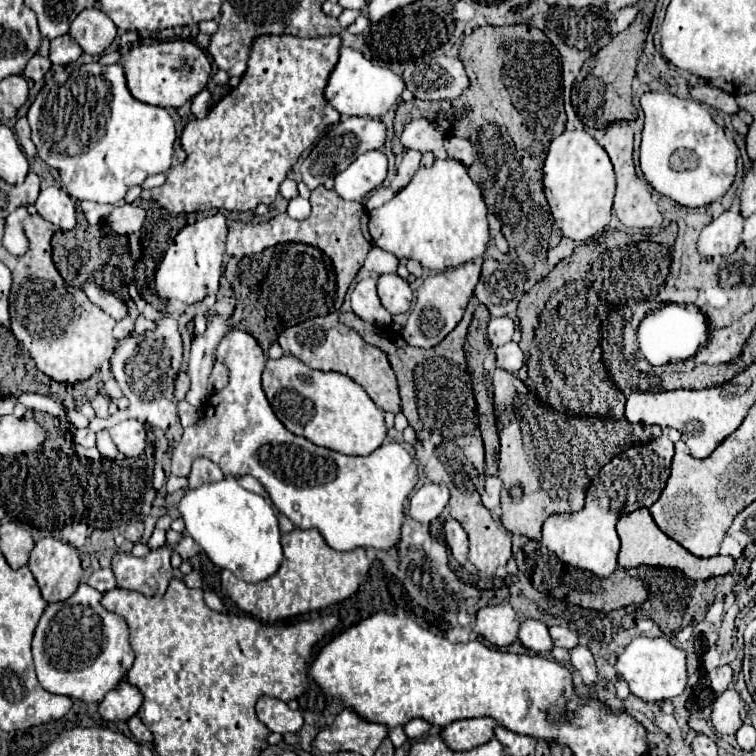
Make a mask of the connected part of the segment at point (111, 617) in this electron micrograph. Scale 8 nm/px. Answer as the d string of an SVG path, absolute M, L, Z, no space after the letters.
M81 584L65 602L49 604L33 638L35 672L45 690L73 700L101 702L133 666L127 622L101 606L101 592Z

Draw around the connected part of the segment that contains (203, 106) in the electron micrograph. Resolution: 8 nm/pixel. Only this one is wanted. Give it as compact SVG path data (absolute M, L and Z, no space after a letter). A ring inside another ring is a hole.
M205 88L205 90L201 90L195 98L193 98L193 106L191 106L191 112L197 116L197 118L203 118L205 114L207 114L207 102L209 102L209 98L211 98L211 92Z

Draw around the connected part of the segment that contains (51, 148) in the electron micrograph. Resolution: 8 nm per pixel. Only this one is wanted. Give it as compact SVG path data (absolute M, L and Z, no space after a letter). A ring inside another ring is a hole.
M89 62L89 64L73 64L73 66L67 66L67 68L61 68L53 74L53 80L47 82L43 86L43 90L37 94L35 102L31 104L29 108L29 124L31 124L31 138L37 146L37 154L41 156L41 160L45 160L49 166L57 168L59 174L61 174L61 184L65 186L67 194L75 200L91 200L91 202L97 202L97 204L115 204L119 200L125 198L127 190L131 186L137 186L137 184L143 184L143 180L151 174L159 174L159 172L167 172L169 166L171 166L171 158L173 158L173 142L177 138L175 134L175 122L173 118L169 116L169 112L165 108L159 108L159 106L151 106L151 104L145 104L145 102L139 102L131 96L129 88L127 88L127 80L125 80L125 72L123 72L123 66L121 64L111 64L111 66L103 66L99 62Z

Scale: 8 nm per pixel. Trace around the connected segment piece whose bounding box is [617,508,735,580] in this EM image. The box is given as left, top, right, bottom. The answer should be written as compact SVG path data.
M639 508L631 514L625 514L617 522L617 534L621 538L621 552L619 552L619 566L631 570L637 566L663 566L663 568L677 568L685 572L687 578L693 580L707 580L715 576L729 574L735 566L735 560L731 556L713 556L713 558L699 558L693 556L689 550L685 550L681 544L677 544L673 538L669 538L665 532L661 532L651 518L647 508Z

